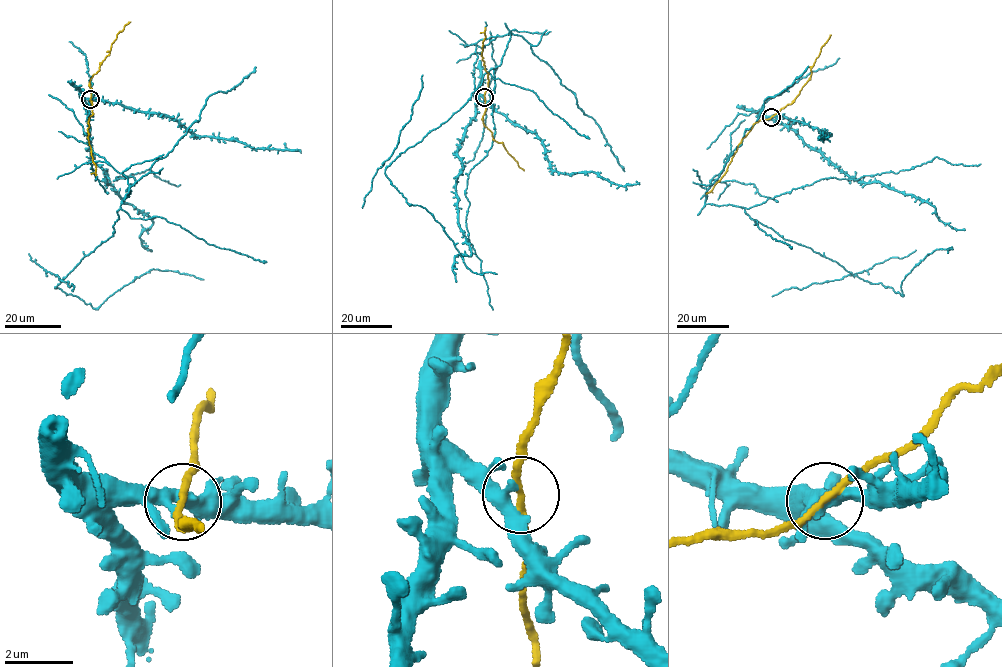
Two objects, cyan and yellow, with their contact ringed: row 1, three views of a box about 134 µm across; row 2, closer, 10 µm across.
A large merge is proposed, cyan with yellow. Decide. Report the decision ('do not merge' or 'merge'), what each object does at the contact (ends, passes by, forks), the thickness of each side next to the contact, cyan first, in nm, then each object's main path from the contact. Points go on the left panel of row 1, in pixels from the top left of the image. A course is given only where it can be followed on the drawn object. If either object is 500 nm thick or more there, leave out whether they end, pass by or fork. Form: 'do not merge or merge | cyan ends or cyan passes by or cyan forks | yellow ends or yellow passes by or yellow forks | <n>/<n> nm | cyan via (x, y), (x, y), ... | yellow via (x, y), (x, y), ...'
merge | cyan passes by | yellow passes by | 320/190 nm | cyan via (90, 99), (92, 160), (111, 181), (136, 183), (113, 236), (55, 287), (96, 308), (153, 269), (203, 279) | yellow via (90, 99), (91, 78), (109, 53), (116, 34), (130, 22)

